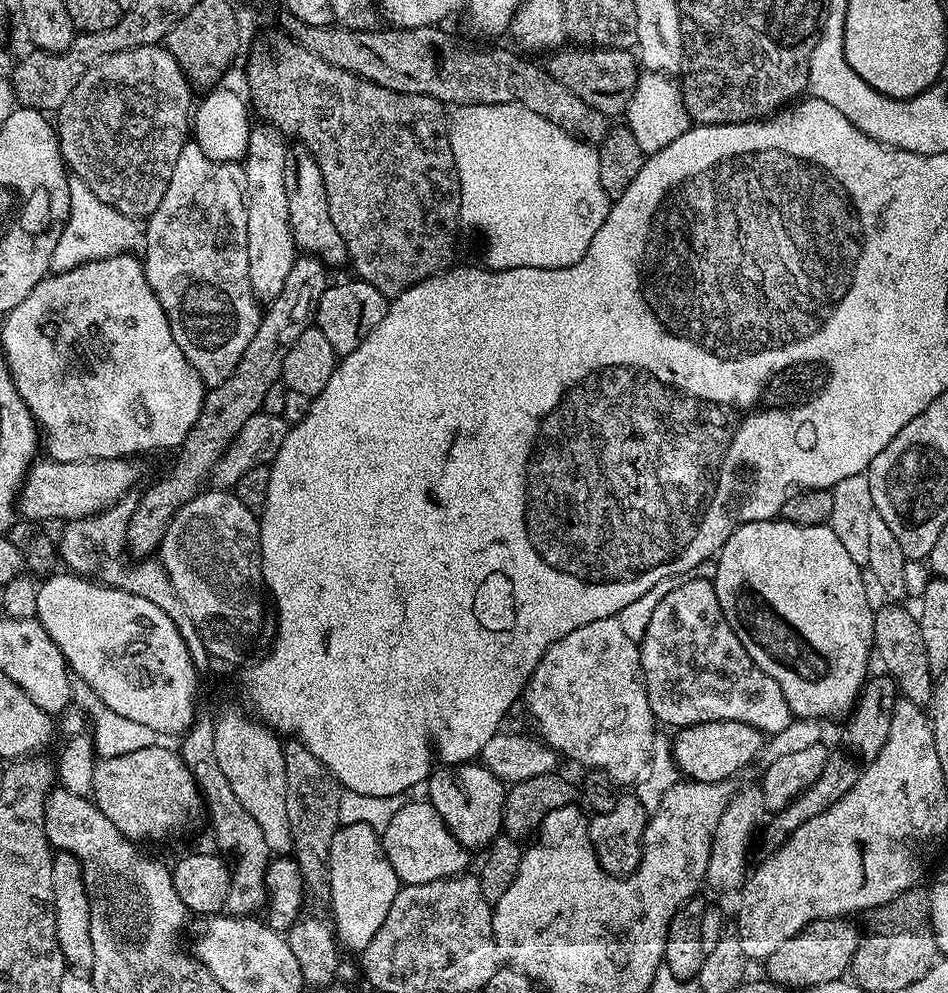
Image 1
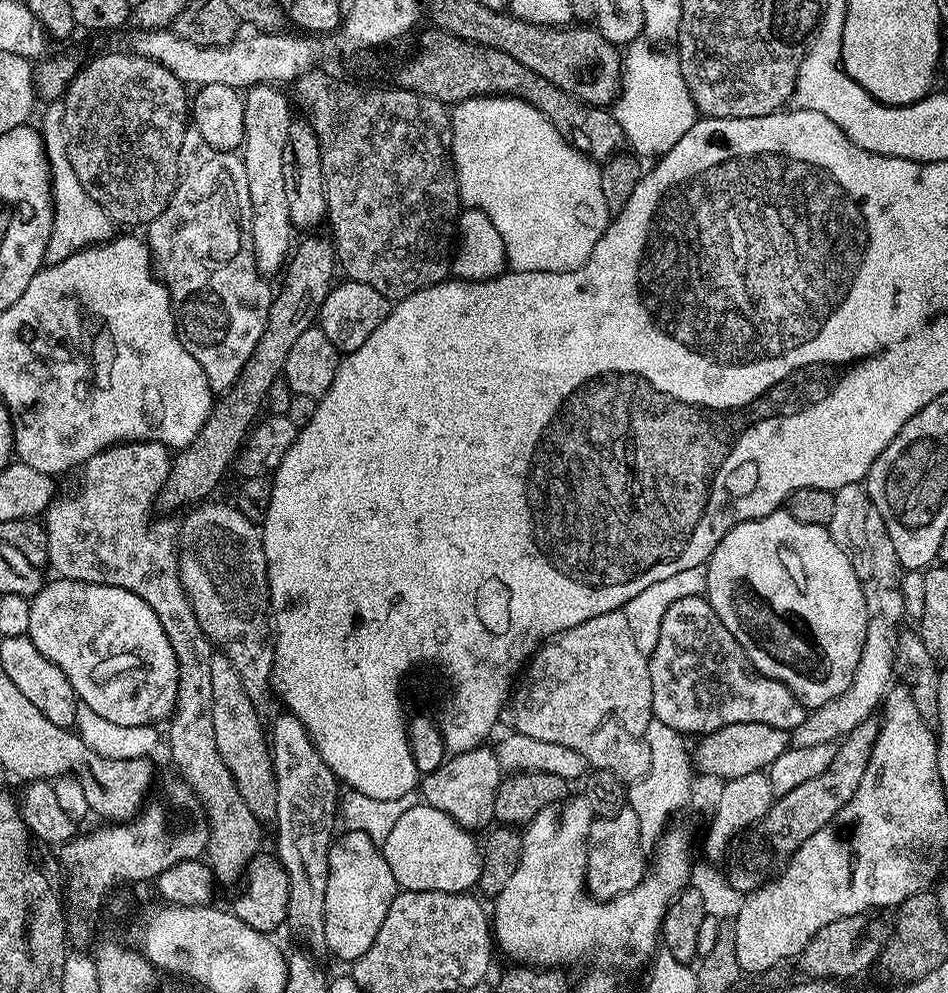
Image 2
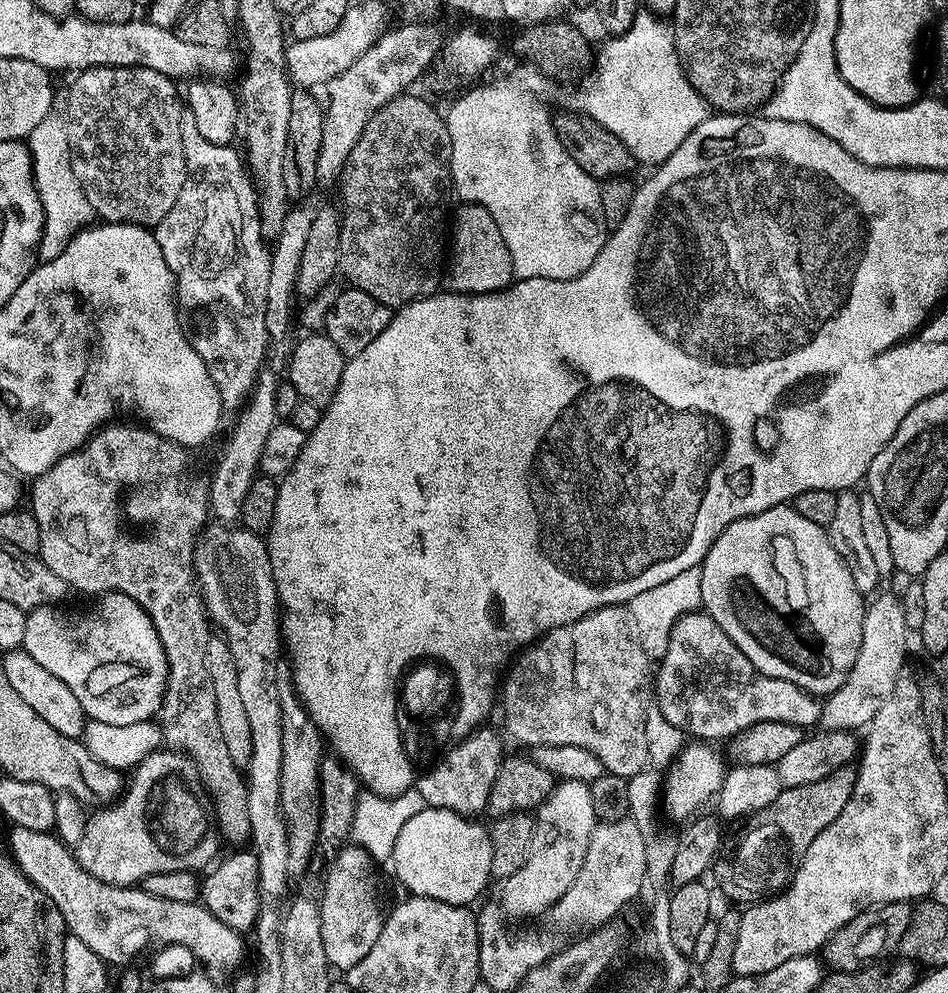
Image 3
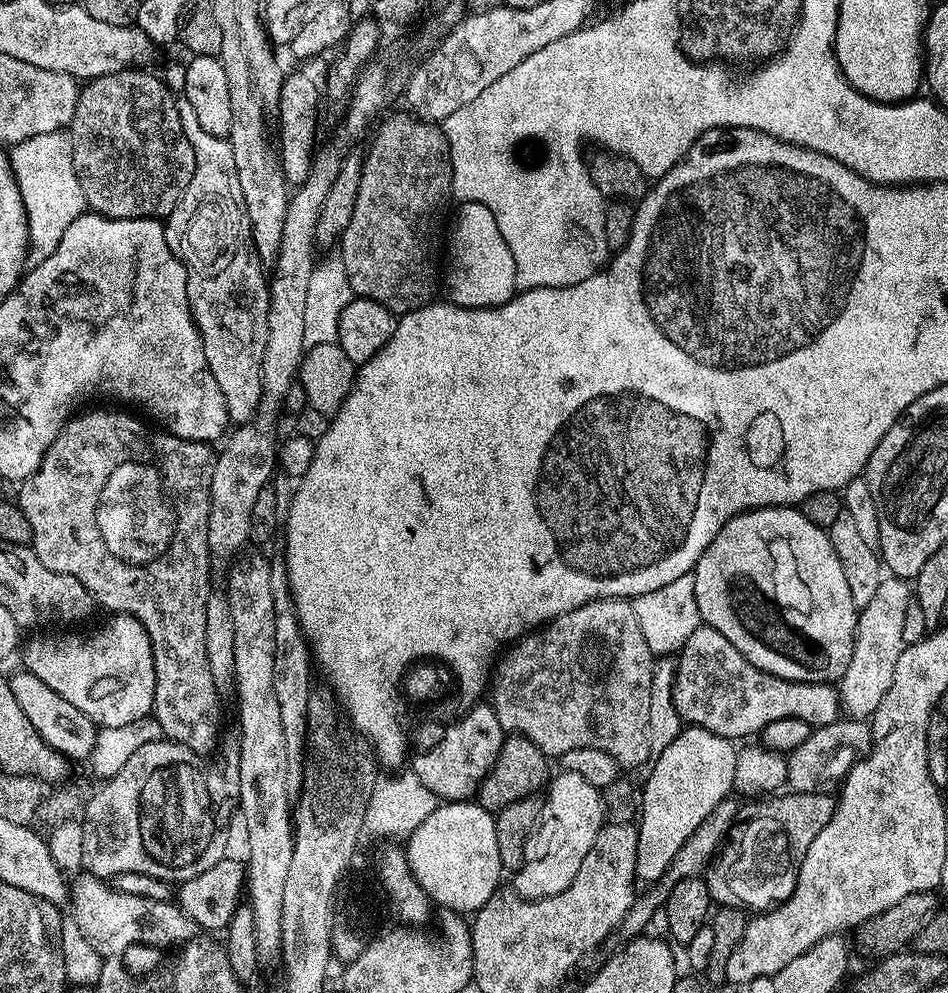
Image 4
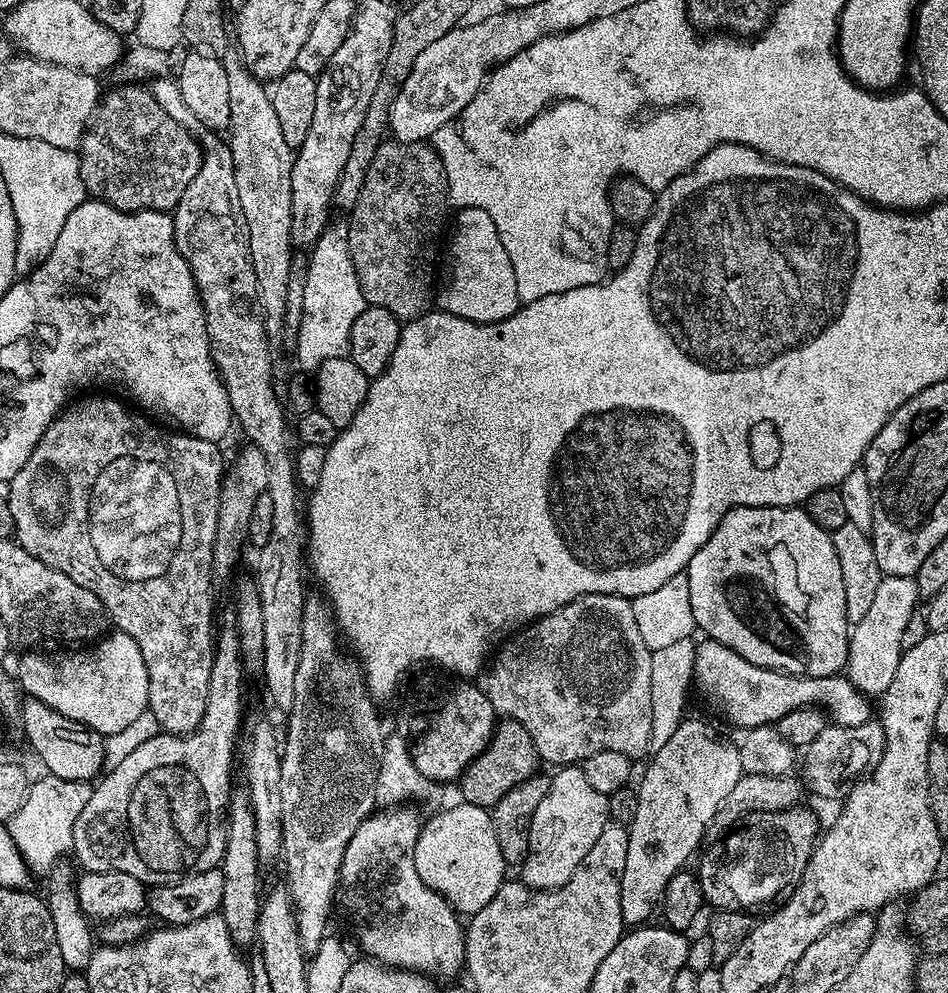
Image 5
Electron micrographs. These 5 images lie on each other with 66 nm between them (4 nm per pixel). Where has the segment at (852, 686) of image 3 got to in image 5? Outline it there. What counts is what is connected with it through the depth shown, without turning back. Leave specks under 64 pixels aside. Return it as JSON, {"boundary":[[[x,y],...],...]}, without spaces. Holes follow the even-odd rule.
{"boundary":[[[884,576],[878,582],[874,603],[870,610],[851,629],[848,638],[848,662],[846,675],[859,692],[869,698],[883,697],[885,690],[894,682],[894,670],[898,670],[900,653],[906,647],[904,635],[912,624],[916,603],[922,597],[915,579],[911,576]]]}

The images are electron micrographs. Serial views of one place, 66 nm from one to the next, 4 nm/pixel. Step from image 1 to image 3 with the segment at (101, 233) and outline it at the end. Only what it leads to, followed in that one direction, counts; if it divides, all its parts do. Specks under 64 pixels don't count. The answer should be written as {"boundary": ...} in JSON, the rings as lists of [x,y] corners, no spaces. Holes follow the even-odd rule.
{"boundary":[[[60,114],[47,116],[42,122],[38,122],[38,126],[34,126],[34,130],[26,138],[31,156],[32,181],[36,184],[36,193],[44,212],[44,228],[40,232],[40,242],[36,245],[36,254],[41,261],[58,258],[58,254],[66,250],[77,232],[89,227],[94,220],[90,203],[71,170],[70,145],[64,119]]]}

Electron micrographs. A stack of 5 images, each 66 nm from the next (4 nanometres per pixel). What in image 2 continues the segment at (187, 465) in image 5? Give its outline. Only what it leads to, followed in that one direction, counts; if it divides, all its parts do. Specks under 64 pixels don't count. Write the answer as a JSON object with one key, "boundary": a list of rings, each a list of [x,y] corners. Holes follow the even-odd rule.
{"boundary":[[[133,440],[127,444],[114,444],[111,448],[102,450],[98,454],[94,454],[79,469],[80,485],[77,486],[76,492],[72,492],[69,496],[53,499],[48,505],[42,516],[44,525],[44,533],[46,534],[46,542],[48,543],[48,564],[53,568],[57,577],[66,580],[77,580],[78,582],[86,582],[87,584],[105,584],[106,586],[118,586],[122,590],[130,590],[130,594],[138,594],[138,598],[142,598],[142,602],[146,602],[146,606],[150,606],[150,610],[154,610],[154,614],[158,614],[158,622],[162,624],[162,630],[166,630],[166,638],[170,638],[170,646],[176,655],[178,662],[178,690],[176,691],[176,706],[172,709],[172,715],[167,721],[166,727],[166,748],[168,744],[168,752],[172,755],[172,760],[176,763],[179,779],[183,780],[189,788],[192,789],[196,796],[196,802],[204,808],[204,816],[208,819],[208,846],[206,849],[206,860],[212,870],[212,875],[217,881],[232,880],[241,875],[247,869],[248,863],[258,855],[260,848],[260,828],[261,821],[257,820],[256,815],[250,810],[250,806],[246,806],[246,802],[242,798],[242,794],[238,794],[238,786],[234,782],[234,778],[230,774],[230,770],[226,770],[226,762],[222,762],[222,754],[218,754],[218,742],[214,742],[214,718],[212,711],[214,710],[214,690],[210,686],[210,658],[214,655],[214,649],[208,643],[206,634],[202,630],[202,626],[198,626],[198,618],[194,618],[194,610],[190,606],[188,596],[184,592],[184,588],[179,584],[178,566],[178,549],[177,536],[173,533],[173,526],[170,523],[154,522],[153,524],[147,520],[147,511],[149,511],[150,502],[157,500],[157,496],[163,490],[163,484],[167,480],[168,472],[171,470],[173,457],[170,455],[170,449],[166,444],[159,444],[153,440]]]}

